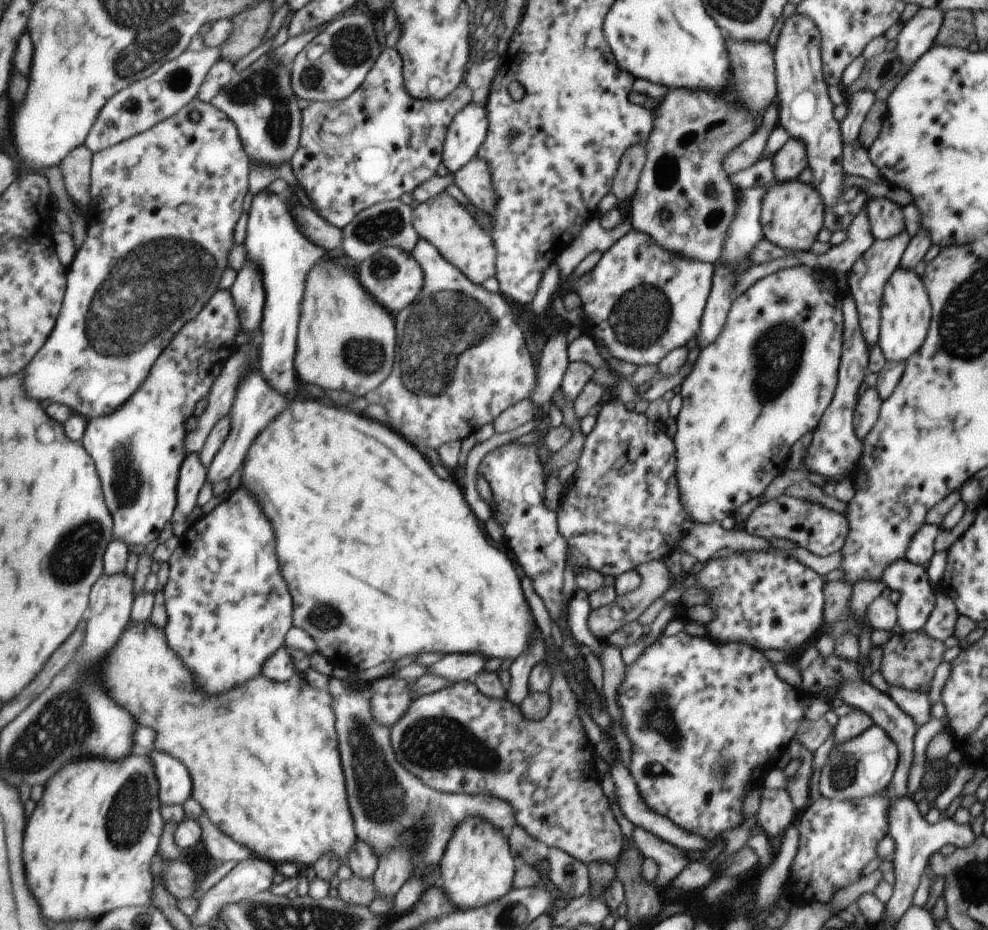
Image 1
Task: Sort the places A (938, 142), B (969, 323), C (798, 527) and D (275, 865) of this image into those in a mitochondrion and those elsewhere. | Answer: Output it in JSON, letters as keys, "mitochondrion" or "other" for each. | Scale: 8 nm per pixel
{"A":"other","B":"mitochondrion","C":"other","D":"other"}

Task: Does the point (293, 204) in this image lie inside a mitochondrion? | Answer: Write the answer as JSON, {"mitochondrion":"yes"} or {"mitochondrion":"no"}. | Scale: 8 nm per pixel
{"mitochondrion":"no"}

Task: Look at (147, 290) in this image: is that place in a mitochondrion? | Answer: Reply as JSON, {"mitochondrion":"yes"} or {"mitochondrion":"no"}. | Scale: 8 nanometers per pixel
{"mitochondrion":"yes"}

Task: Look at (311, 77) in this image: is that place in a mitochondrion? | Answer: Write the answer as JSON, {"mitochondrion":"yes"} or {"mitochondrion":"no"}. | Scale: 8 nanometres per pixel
{"mitochondrion":"yes"}

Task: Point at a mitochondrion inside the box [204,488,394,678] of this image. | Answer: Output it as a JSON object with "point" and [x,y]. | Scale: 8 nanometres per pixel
{"point":[332,618]}

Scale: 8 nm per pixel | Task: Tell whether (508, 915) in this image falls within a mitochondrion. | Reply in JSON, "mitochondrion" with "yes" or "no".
{"mitochondrion":"yes"}

